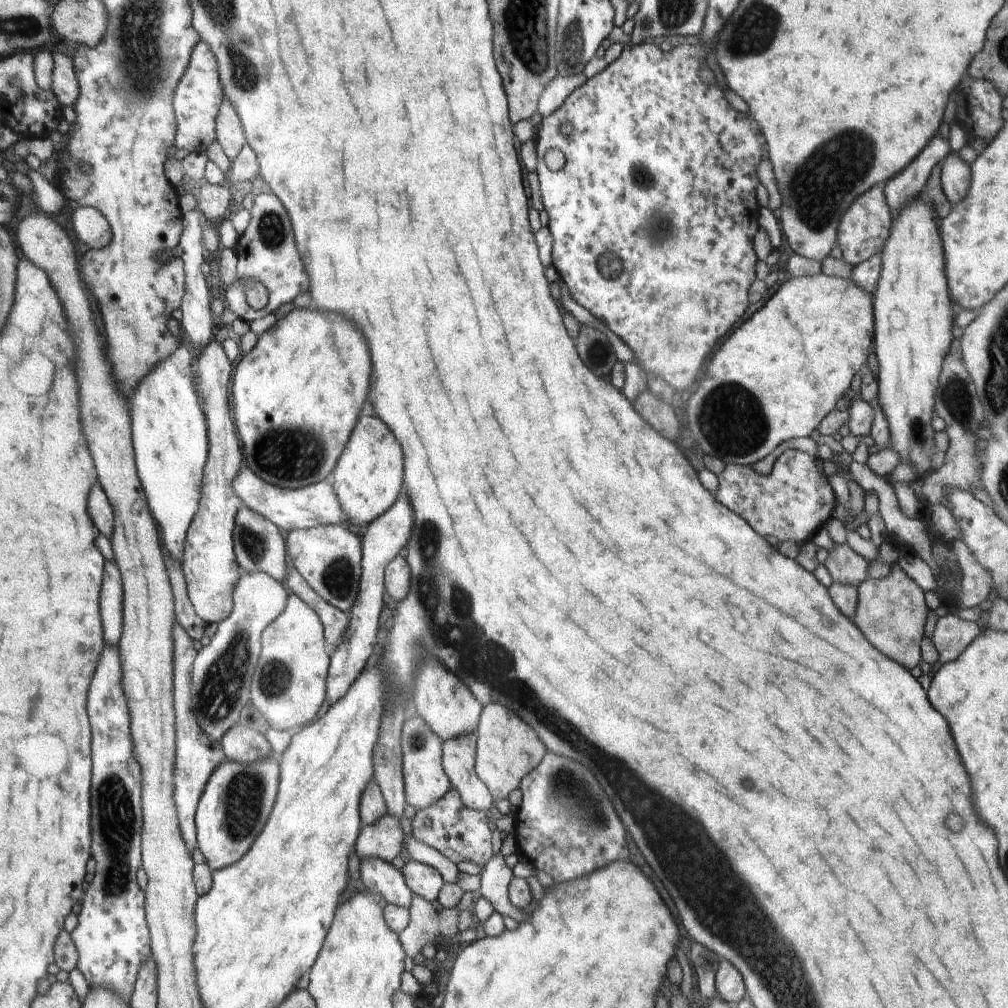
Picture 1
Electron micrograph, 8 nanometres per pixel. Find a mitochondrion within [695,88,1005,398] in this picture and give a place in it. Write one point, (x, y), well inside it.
(815, 203)

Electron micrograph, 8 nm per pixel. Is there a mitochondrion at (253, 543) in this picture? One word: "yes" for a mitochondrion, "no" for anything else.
yes

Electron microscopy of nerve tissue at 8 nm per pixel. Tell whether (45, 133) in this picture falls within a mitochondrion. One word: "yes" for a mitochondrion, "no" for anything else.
no

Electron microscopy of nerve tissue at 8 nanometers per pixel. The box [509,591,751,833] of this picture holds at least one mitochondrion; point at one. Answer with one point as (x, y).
(568, 797)

